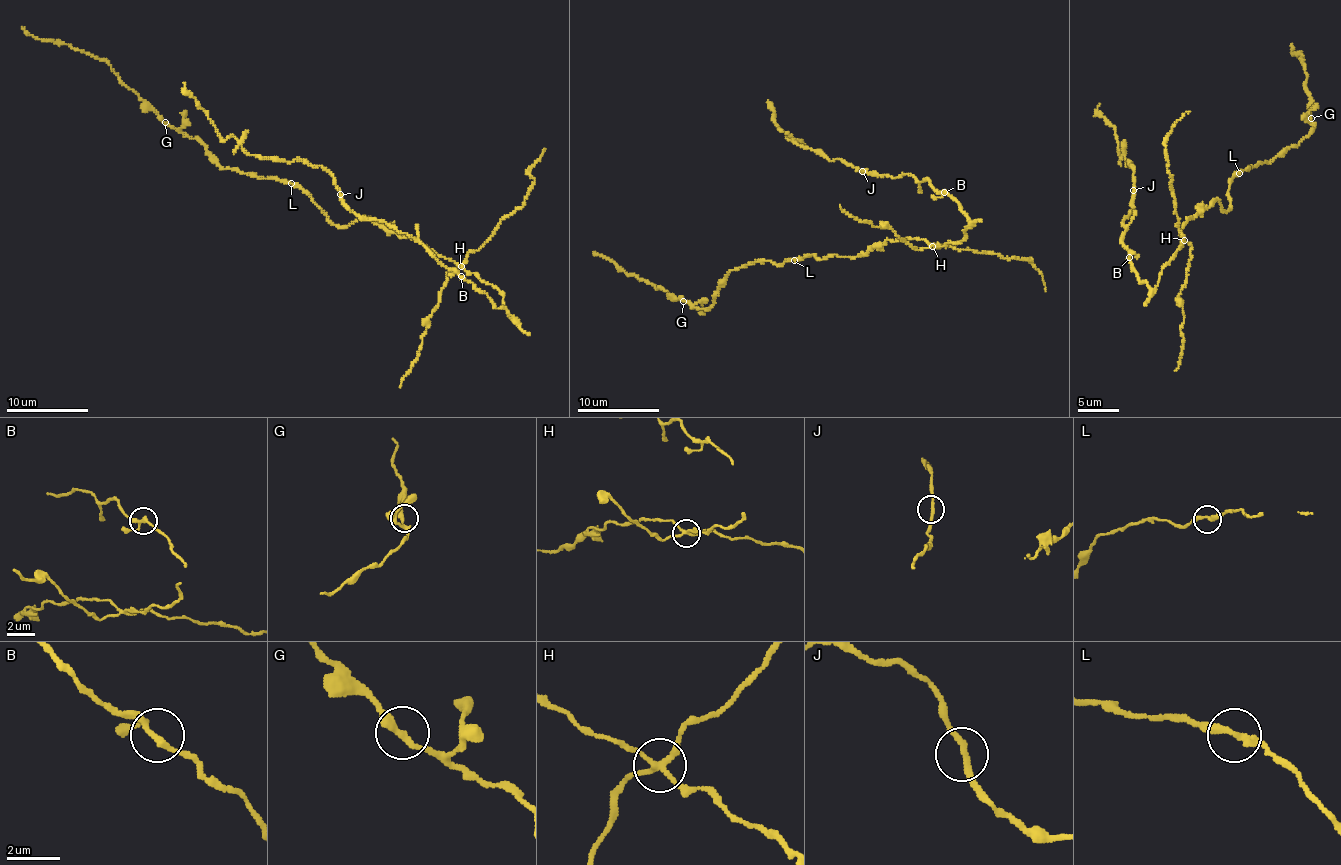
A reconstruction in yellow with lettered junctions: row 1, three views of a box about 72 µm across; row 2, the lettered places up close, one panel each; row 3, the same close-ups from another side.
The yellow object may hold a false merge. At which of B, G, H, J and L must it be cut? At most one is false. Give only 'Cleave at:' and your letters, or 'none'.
Cleave at: H

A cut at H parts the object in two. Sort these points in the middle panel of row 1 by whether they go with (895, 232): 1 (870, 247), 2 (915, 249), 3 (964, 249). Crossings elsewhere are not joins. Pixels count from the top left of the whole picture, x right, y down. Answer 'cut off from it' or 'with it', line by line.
1: cut off from it
2: with it
3: with it

